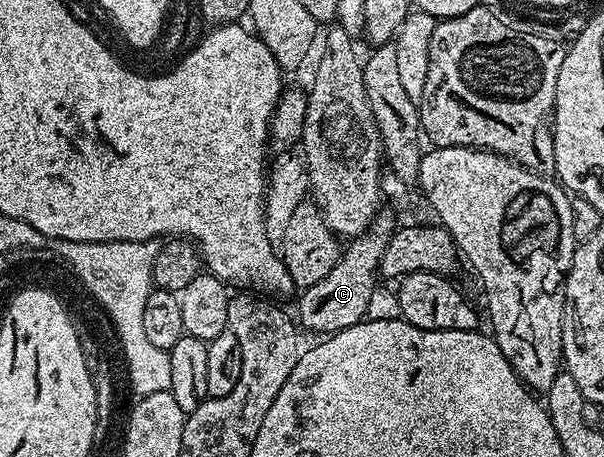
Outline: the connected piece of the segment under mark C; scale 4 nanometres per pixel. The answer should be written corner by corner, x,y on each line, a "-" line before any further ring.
379,209
370,226
349,243
351,246
347,250
345,247
339,253
338,264
328,272
328,276
301,291
296,318
304,330
306,328
319,334
331,334
355,326
366,318
369,297
378,285
380,256
384,256
384,248
396,229
394,215
393,209

